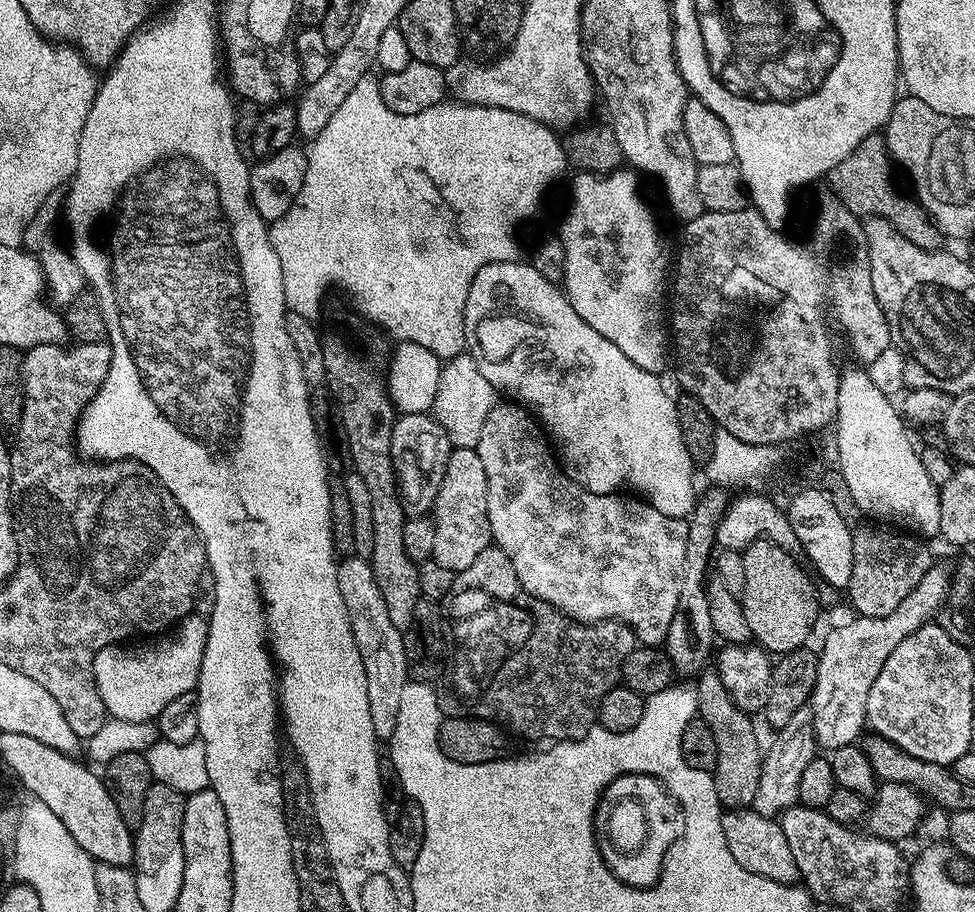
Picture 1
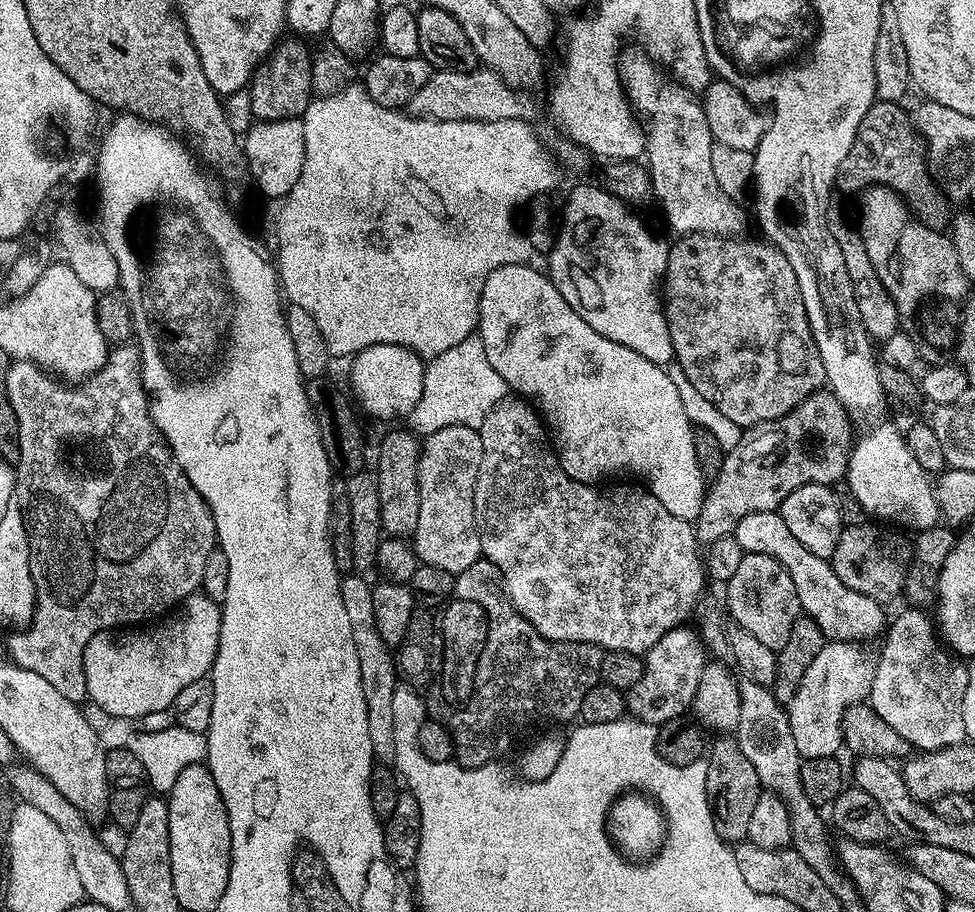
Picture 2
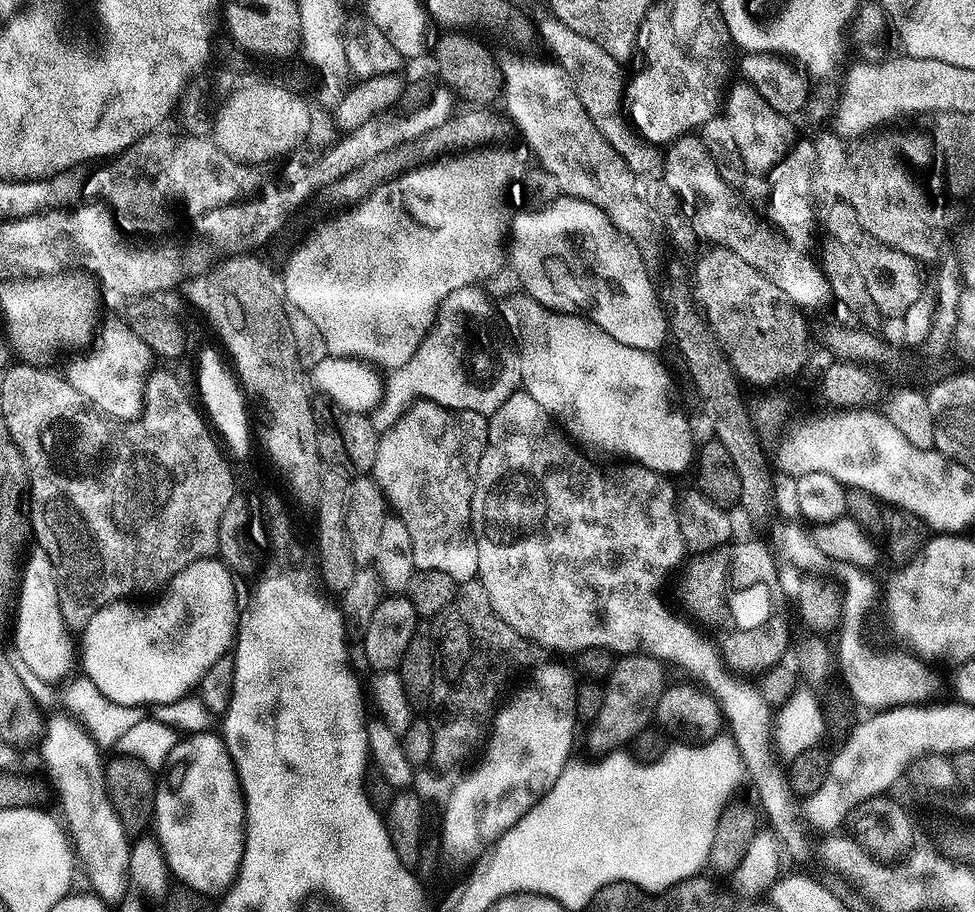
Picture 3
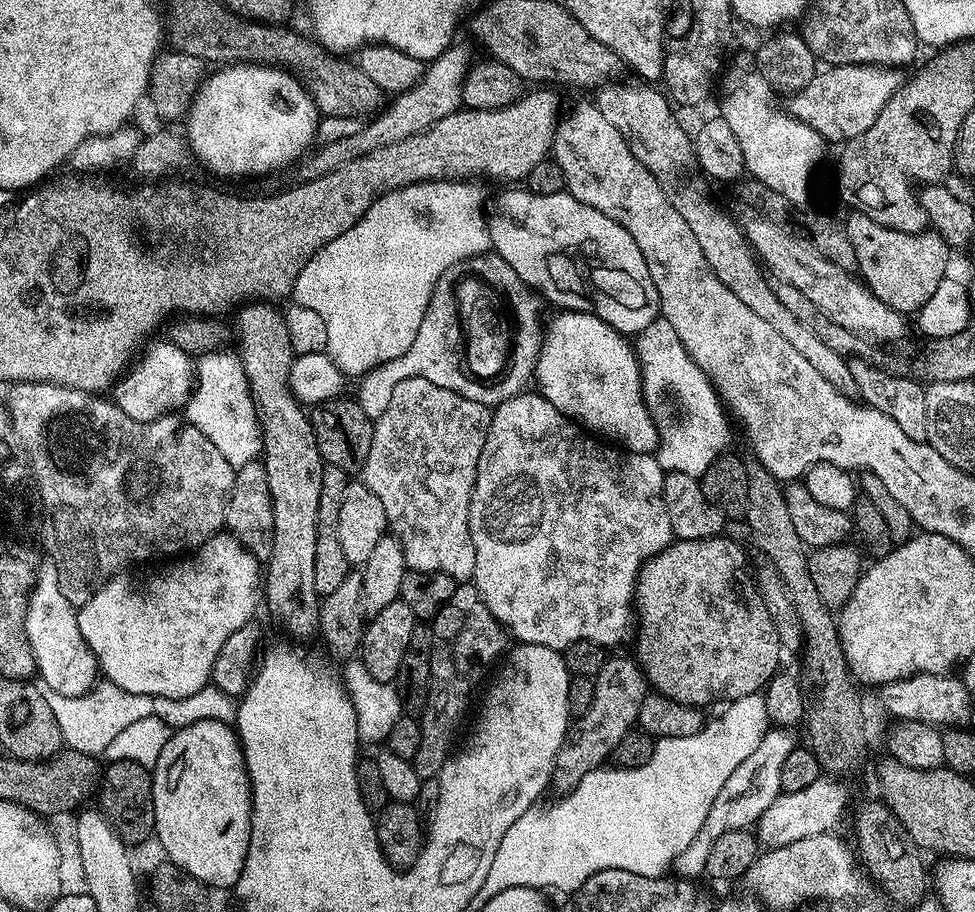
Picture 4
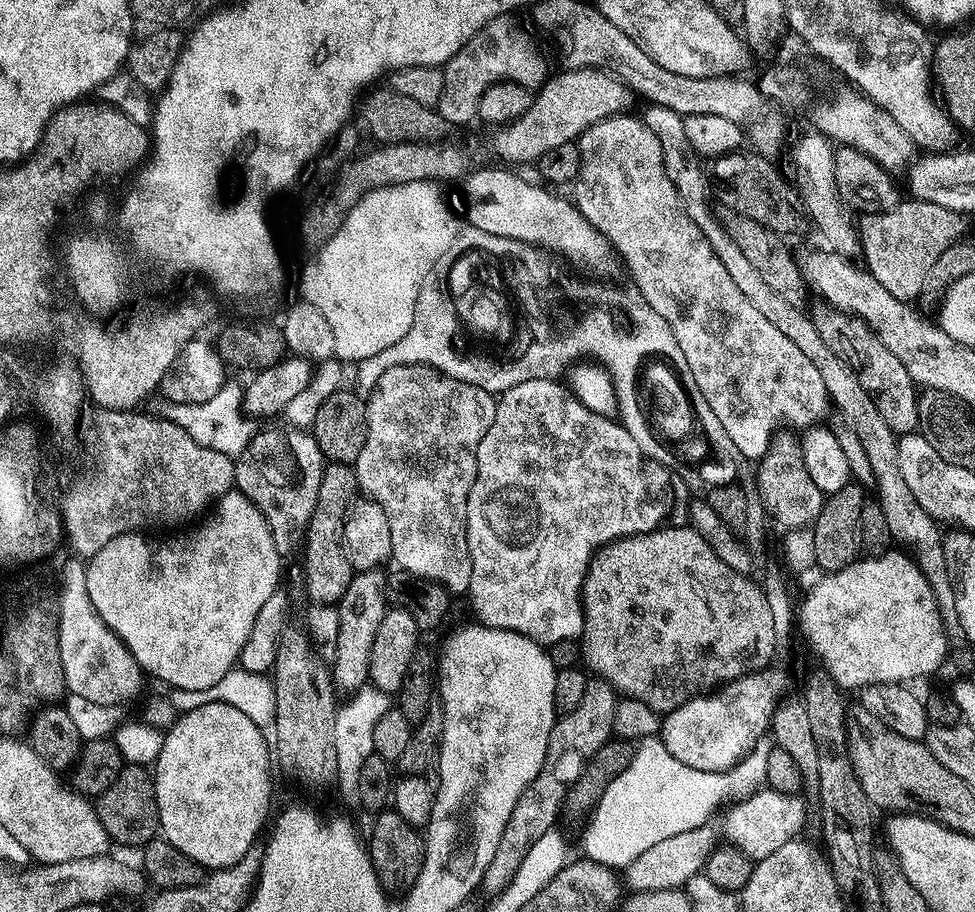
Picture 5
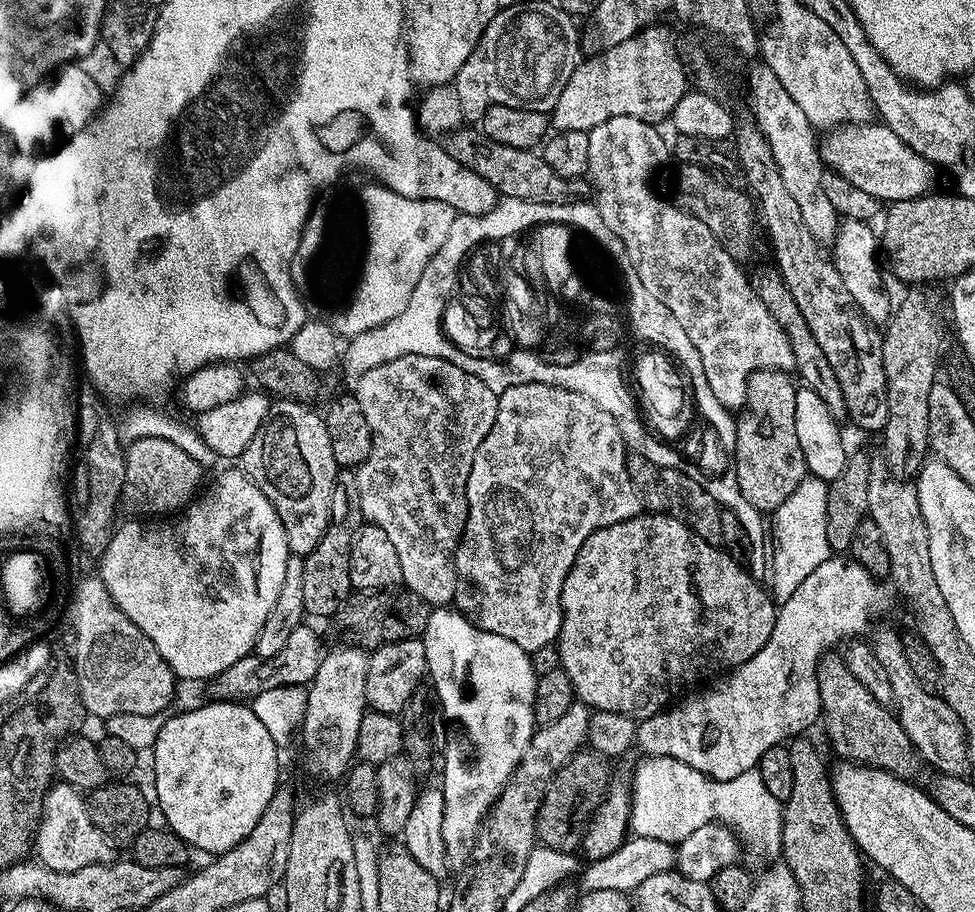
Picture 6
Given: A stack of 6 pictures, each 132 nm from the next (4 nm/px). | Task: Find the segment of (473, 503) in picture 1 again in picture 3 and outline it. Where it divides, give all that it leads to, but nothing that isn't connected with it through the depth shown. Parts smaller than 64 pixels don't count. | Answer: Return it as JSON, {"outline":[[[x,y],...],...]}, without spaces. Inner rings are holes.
{"outline":[[[428,400],[412,405],[386,432],[379,433],[378,454],[374,454],[371,477],[384,492],[391,511],[406,522],[414,546],[418,570],[442,570],[458,582],[477,579],[478,546],[472,533],[472,495],[478,462],[486,450],[488,416],[474,410],[443,408]]]}

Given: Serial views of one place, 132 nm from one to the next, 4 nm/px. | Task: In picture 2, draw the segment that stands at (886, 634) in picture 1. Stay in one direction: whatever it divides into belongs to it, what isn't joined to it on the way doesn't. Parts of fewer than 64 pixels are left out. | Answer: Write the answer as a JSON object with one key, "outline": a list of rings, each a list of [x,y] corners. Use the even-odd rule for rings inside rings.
{"outline":[[[826,642],[822,650],[818,650],[814,662],[810,662],[806,674],[802,674],[802,682],[786,711],[794,742],[805,753],[835,757],[836,751],[842,748],[844,713],[853,704],[862,704],[869,699],[876,665],[872,660],[868,661],[867,654],[860,648],[863,647],[856,642]]]}

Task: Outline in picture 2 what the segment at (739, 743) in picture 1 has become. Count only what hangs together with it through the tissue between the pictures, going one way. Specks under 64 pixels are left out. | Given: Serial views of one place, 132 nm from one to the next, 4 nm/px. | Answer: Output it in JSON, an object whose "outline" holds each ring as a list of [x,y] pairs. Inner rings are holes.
{"outline":[[[716,738],[710,744],[710,751],[706,756],[708,769],[706,770],[706,782],[708,783],[708,805],[715,818],[714,830],[718,830],[721,839],[729,845],[735,846],[747,841],[750,830],[750,817],[754,811],[754,805],[762,791],[762,785],[754,766],[746,759],[746,754],[736,745],[735,739]]]}

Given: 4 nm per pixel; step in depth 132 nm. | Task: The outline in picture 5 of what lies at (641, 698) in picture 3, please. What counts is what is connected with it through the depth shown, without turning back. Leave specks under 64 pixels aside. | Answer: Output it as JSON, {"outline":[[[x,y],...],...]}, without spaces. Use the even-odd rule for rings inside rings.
{"outline":[[[592,678],[586,686],[586,694],[582,694],[582,702],[578,702],[572,712],[565,712],[557,719],[552,727],[550,742],[546,746],[542,770],[538,770],[534,782],[526,786],[522,798],[518,798],[518,806],[514,806],[514,814],[510,814],[510,822],[506,822],[506,830],[502,830],[498,850],[494,850],[494,858],[484,875],[483,891],[492,892],[491,894],[503,892],[518,874],[518,866],[522,866],[522,858],[530,854],[534,842],[555,829],[552,827],[555,826],[556,819],[561,819],[564,794],[568,787],[584,773],[588,761],[596,757],[600,747],[613,739],[612,722],[617,699],[617,693],[613,692],[611,684]]]}

